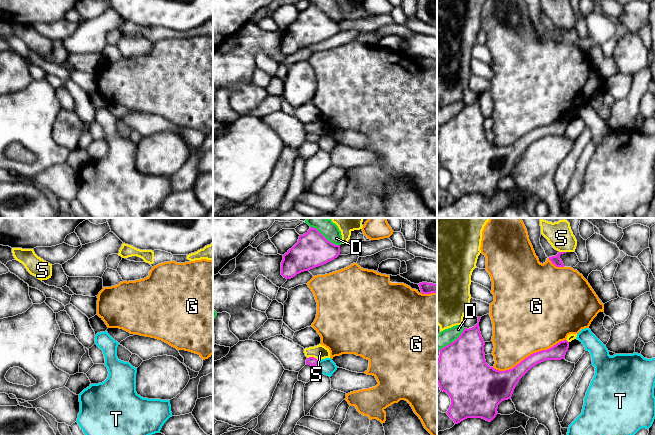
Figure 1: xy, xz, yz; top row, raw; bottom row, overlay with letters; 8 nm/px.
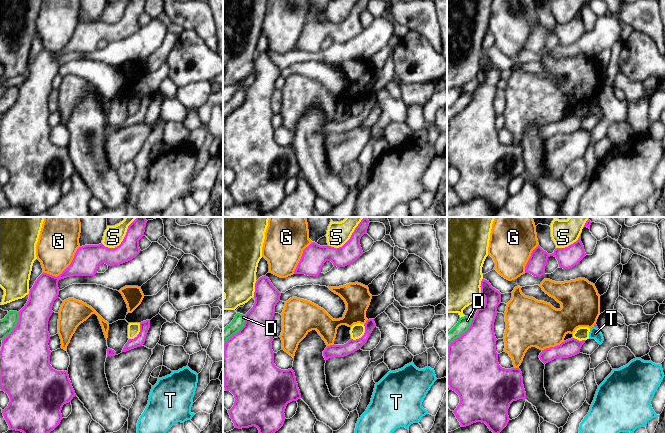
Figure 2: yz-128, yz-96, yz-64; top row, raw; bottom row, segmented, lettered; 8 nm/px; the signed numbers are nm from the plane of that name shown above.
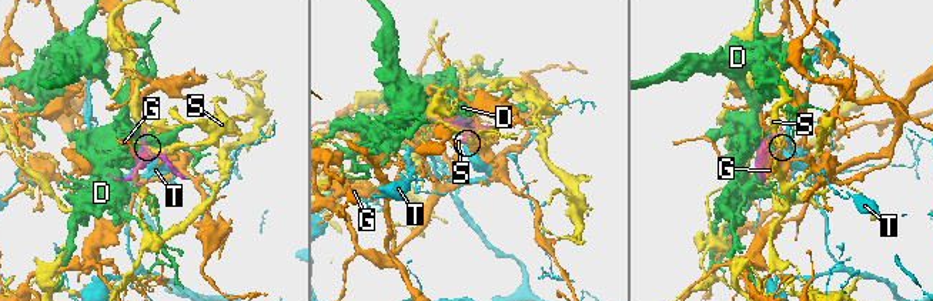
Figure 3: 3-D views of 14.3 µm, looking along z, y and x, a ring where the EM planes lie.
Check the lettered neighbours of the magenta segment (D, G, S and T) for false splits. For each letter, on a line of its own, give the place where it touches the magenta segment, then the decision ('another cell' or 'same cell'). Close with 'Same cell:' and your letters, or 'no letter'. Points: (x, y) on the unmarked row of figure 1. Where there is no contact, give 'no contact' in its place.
D: xz (324, 13) | another cell
G: yz (528, 132) | another cell
S: xz (313, 133) | another cell
T: xz (317, 139) | another cell
Same cell: no letter

